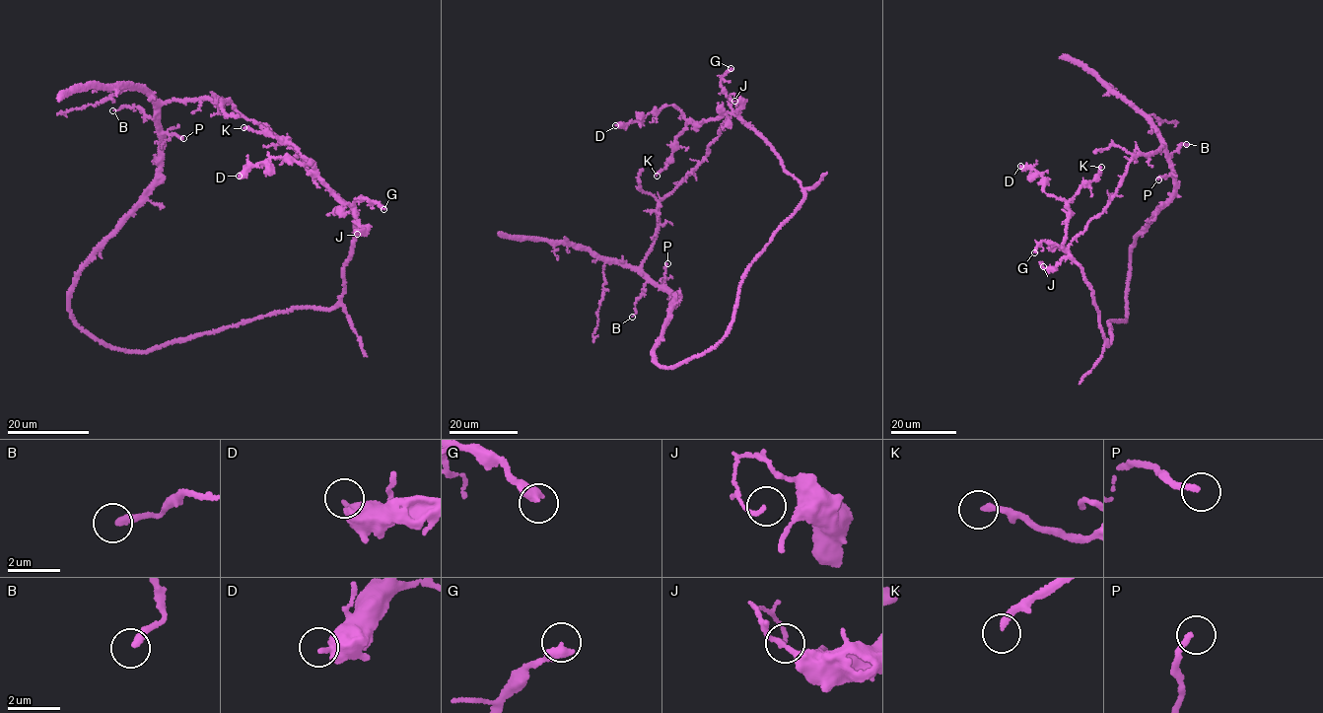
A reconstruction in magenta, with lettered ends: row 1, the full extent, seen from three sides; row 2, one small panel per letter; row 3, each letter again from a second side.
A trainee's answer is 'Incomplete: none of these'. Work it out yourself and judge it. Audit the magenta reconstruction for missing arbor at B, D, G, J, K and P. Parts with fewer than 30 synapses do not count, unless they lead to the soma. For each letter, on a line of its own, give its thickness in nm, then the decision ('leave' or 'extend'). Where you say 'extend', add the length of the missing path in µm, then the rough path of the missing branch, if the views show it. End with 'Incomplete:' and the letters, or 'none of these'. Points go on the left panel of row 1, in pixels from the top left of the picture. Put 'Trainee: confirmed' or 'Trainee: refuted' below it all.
B: 280 nm thick; leave
D: 360 nm thick; leave
G: 400 nm thick; leave
J: 120 nm thick; leave
K: 240 nm thick; extend; about 25 µm are missing; missing branch runs (243, 127), (210, 107), (189, 105), (169, 107)
P: 220 nm thick; leave
Incomplete: K
Trainee: refuted

